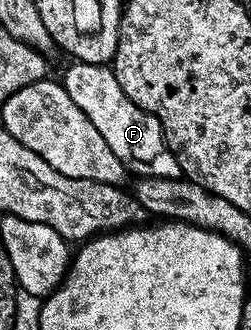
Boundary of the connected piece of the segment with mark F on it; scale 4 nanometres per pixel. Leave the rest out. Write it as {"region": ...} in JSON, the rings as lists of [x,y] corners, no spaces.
{"region":[[[72,61],[71,67],[61,77],[61,84],[69,92],[73,104],[89,116],[93,128],[101,132],[105,144],[113,148],[113,156],[123,162],[132,175],[140,178],[182,178],[183,169],[177,156],[167,146],[163,124],[157,116],[143,110],[121,88],[110,65]]]}

